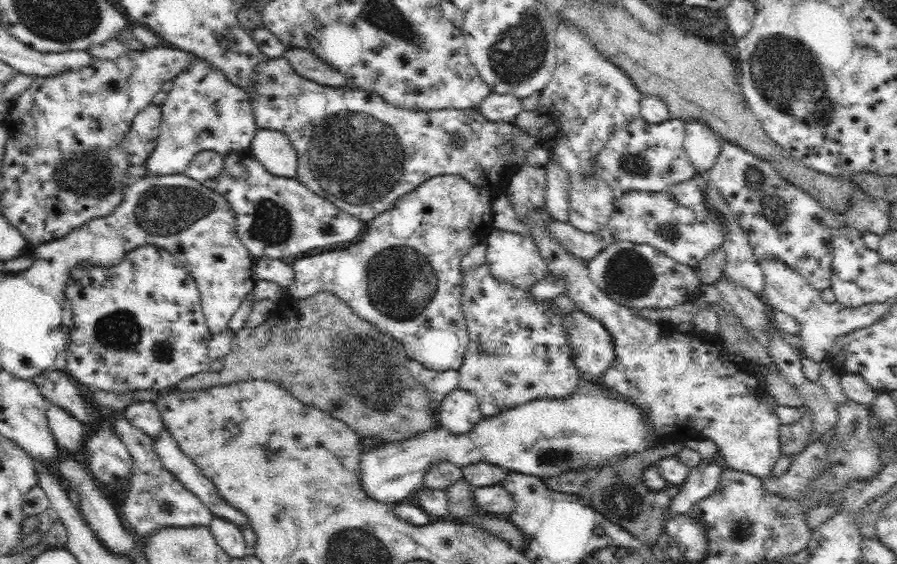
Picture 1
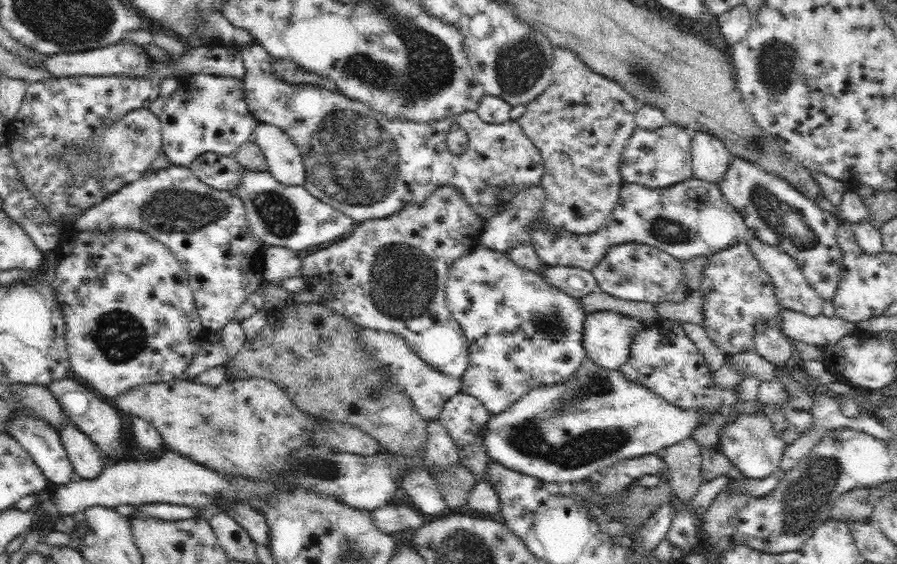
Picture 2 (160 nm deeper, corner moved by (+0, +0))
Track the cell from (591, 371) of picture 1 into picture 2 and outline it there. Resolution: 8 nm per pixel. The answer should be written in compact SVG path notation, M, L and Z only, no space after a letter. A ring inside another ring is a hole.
M610 310L588 313L583 331L583 348L585 349L586 359L594 361L594 363L607 370L619 370L624 362L628 362L634 338L654 324L655 322L629 318L624 314L618 314Z

